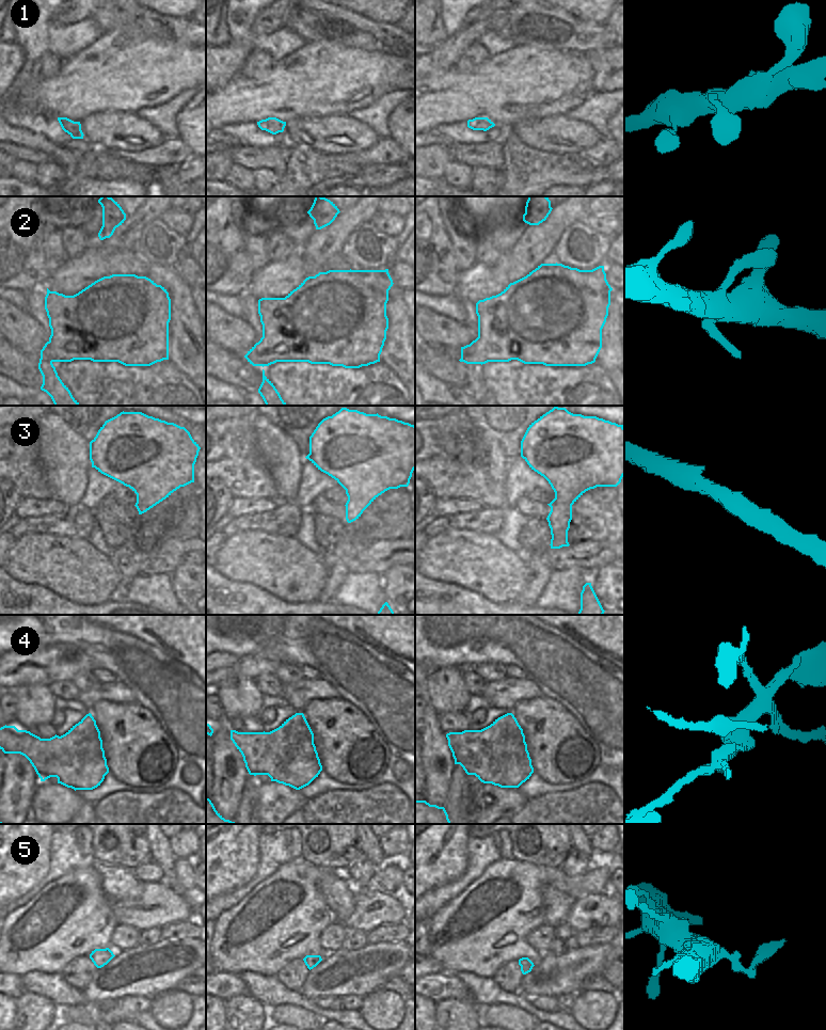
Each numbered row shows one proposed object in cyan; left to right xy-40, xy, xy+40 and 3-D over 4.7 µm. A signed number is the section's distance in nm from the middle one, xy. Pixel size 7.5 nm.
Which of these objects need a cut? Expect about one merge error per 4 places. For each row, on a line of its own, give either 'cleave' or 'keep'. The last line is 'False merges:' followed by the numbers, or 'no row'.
1: keep
2: cleave
3: keep
4: cleave
5: cleave
False merges: 2, 4, 5

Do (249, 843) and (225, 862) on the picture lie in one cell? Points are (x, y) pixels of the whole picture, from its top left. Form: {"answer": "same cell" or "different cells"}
{"answer": "same cell"}

